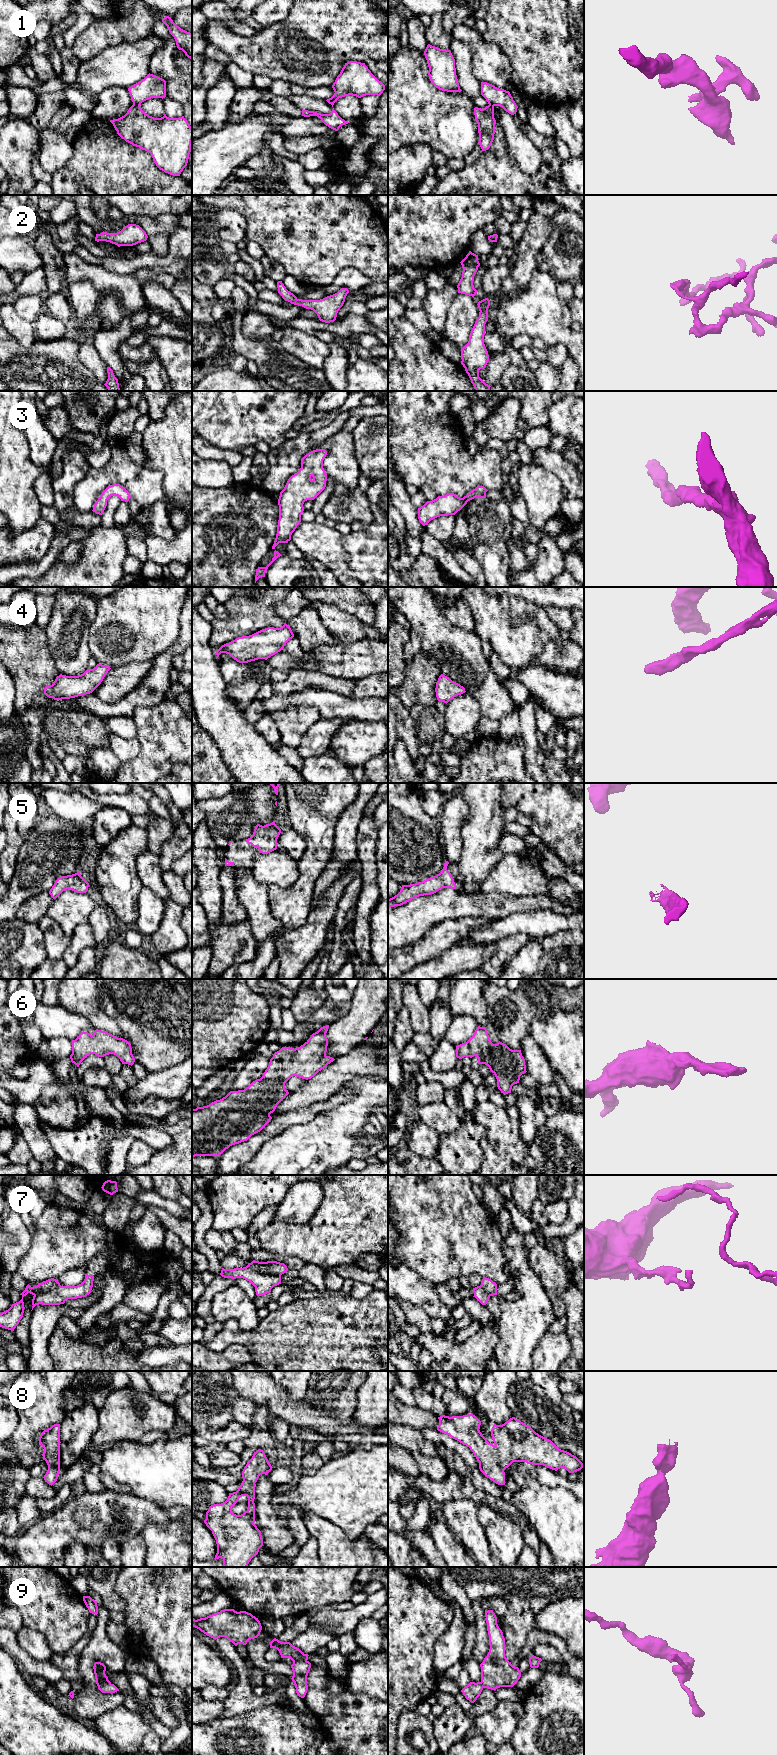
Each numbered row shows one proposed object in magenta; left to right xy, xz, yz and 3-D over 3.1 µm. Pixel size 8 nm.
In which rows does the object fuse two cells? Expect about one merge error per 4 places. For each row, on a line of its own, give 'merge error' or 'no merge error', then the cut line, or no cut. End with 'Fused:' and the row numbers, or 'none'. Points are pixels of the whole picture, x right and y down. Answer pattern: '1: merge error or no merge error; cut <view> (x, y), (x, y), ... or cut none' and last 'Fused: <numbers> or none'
1: merge error; cut xy (133, 104), (139, 105)
2: no merge error; cut none
3: no merge error; cut none
4: no merge error; cut none
5: no merge error; cut none
6: no merge error; cut none
7: merge error; cut xz (246, 1266), (262, 1273), (280, 1276)
8: no merge error; cut none
9: no merge error; cut none
Fused: 1, 7

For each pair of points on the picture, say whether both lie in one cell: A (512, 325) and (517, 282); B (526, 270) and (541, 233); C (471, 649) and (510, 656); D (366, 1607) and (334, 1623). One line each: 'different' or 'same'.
A: different
B: same
C: different
D: same

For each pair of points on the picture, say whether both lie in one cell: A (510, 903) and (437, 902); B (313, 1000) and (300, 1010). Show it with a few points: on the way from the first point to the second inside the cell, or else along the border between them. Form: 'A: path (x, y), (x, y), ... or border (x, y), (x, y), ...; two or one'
A: path (492, 904), (455, 904); one
B: path (310, 1000), (303, 1007); one

